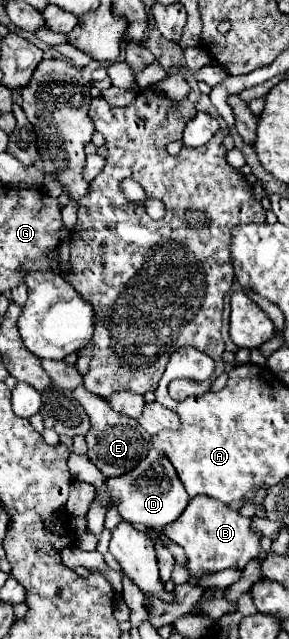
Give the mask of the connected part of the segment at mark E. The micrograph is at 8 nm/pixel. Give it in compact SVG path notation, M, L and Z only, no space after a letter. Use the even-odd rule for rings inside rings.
M83 385L73 391L73 397L83 405L83 409L91 419L91 431L85 437L89 447L87 457L91 459L91 463L95 463L107 477L119 477L135 469L135 465L143 457L143 451L145 451L143 445L149 443L149 435L141 435L137 421L131 417L121 417L119 413L113 413L113 409L109 409L109 403L105 399L89 393Z

